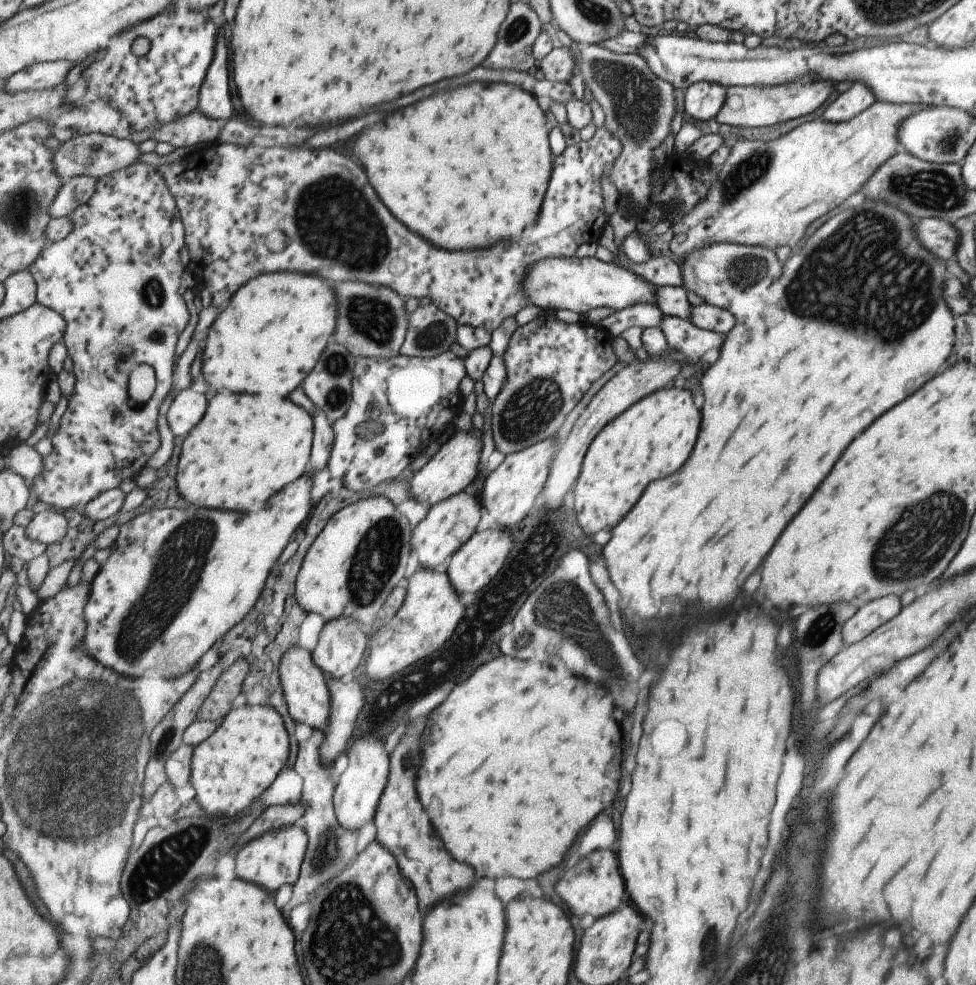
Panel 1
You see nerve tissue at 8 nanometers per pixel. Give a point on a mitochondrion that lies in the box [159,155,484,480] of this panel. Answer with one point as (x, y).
(334, 220)

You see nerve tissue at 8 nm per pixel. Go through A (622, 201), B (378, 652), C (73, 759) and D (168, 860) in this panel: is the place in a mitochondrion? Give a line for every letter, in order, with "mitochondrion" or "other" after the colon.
A: other
B: other
C: mitochondrion
D: mitochondrion

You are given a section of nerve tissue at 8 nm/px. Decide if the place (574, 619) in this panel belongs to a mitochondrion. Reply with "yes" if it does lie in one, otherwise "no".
yes

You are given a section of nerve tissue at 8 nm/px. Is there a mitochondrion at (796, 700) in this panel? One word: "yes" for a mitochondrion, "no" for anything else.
no

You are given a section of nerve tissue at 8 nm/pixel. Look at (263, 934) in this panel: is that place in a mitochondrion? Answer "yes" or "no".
no

